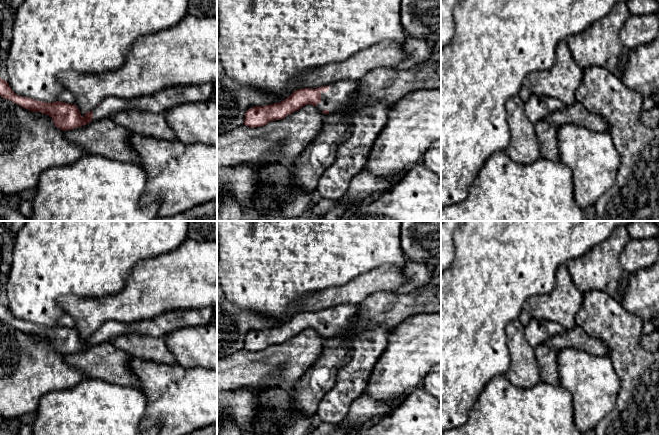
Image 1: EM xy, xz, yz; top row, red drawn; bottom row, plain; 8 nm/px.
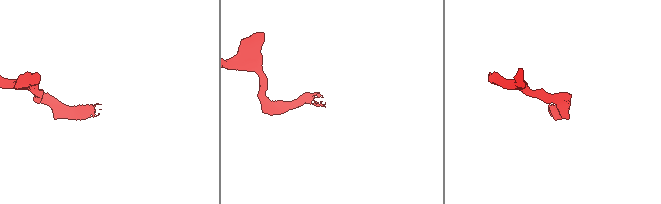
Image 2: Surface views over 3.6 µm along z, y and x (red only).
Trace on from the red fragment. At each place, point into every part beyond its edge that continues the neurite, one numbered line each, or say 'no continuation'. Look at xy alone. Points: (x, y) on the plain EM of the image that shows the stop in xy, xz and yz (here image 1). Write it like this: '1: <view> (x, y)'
1: xy (165, 323)

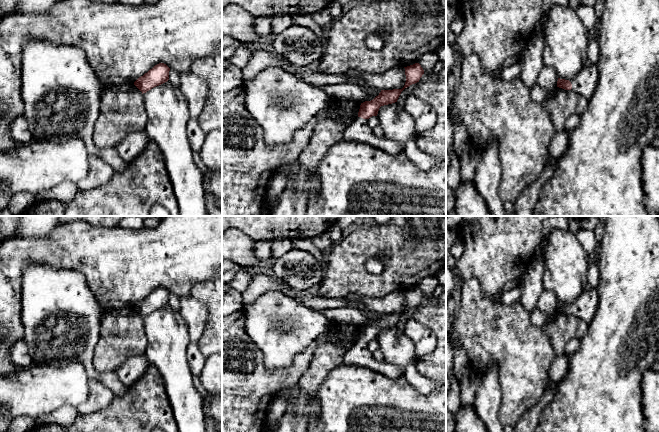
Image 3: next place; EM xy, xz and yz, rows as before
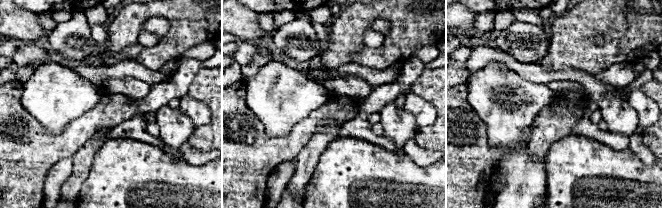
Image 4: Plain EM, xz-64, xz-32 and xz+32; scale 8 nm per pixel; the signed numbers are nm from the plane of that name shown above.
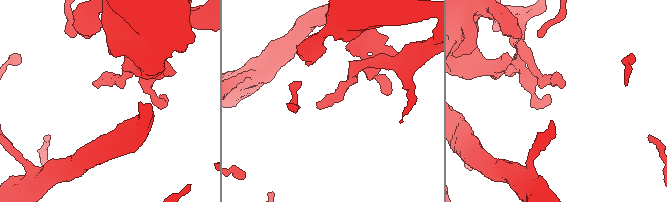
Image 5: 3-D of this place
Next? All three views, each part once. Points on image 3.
1: xz (359, 355)

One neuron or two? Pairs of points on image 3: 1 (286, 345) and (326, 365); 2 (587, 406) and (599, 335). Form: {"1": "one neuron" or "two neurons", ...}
{"1": "two neurons", "2": "one neuron"}

